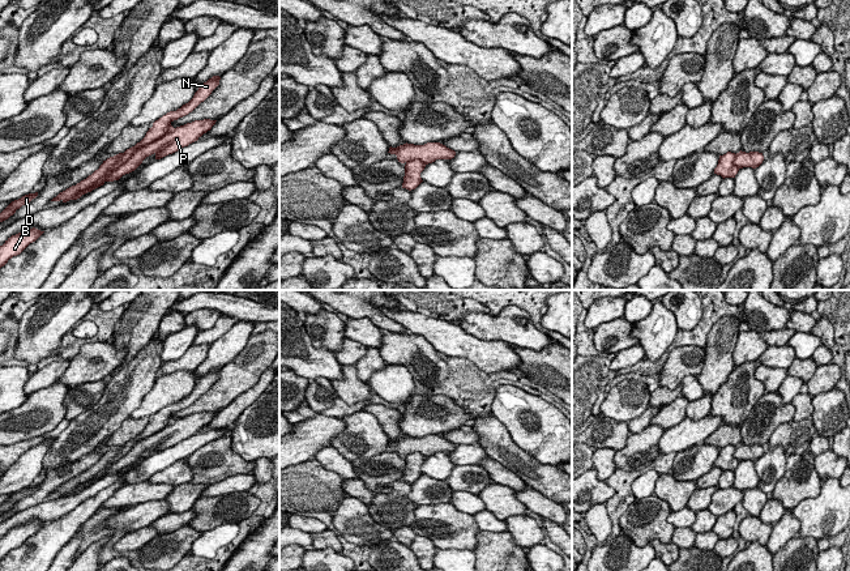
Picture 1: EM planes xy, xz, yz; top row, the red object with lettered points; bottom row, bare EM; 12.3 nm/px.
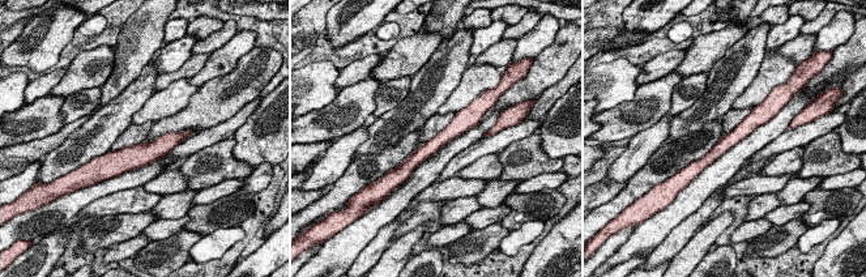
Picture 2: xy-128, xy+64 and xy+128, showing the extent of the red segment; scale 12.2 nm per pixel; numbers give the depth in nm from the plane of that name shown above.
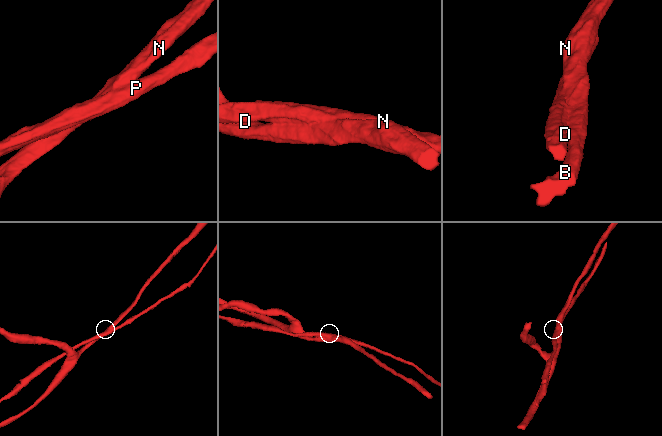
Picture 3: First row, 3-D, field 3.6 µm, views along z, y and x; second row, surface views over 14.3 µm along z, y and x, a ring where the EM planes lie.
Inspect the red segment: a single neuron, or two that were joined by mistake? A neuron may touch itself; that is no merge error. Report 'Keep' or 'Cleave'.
Cleave

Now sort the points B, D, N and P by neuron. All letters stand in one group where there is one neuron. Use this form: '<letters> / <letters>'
B N / D P

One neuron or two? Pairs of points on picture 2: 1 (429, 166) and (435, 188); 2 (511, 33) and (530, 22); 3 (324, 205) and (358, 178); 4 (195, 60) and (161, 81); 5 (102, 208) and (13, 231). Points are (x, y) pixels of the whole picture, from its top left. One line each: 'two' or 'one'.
1: two
2: one
3: one
4: one
5: two

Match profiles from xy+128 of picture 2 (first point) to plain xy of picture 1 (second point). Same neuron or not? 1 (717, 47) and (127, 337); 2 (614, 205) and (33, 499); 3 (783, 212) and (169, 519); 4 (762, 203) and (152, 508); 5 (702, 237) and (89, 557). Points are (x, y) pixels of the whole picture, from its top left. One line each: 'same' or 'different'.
1: different
2: same
3: same
4: same
5: same

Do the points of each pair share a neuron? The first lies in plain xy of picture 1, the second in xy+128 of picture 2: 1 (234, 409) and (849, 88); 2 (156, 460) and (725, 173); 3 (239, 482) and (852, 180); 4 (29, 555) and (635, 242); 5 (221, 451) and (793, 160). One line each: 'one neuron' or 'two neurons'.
1: one neuron
2: two neurons
3: one neuron
4: one neuron
5: two neurons

